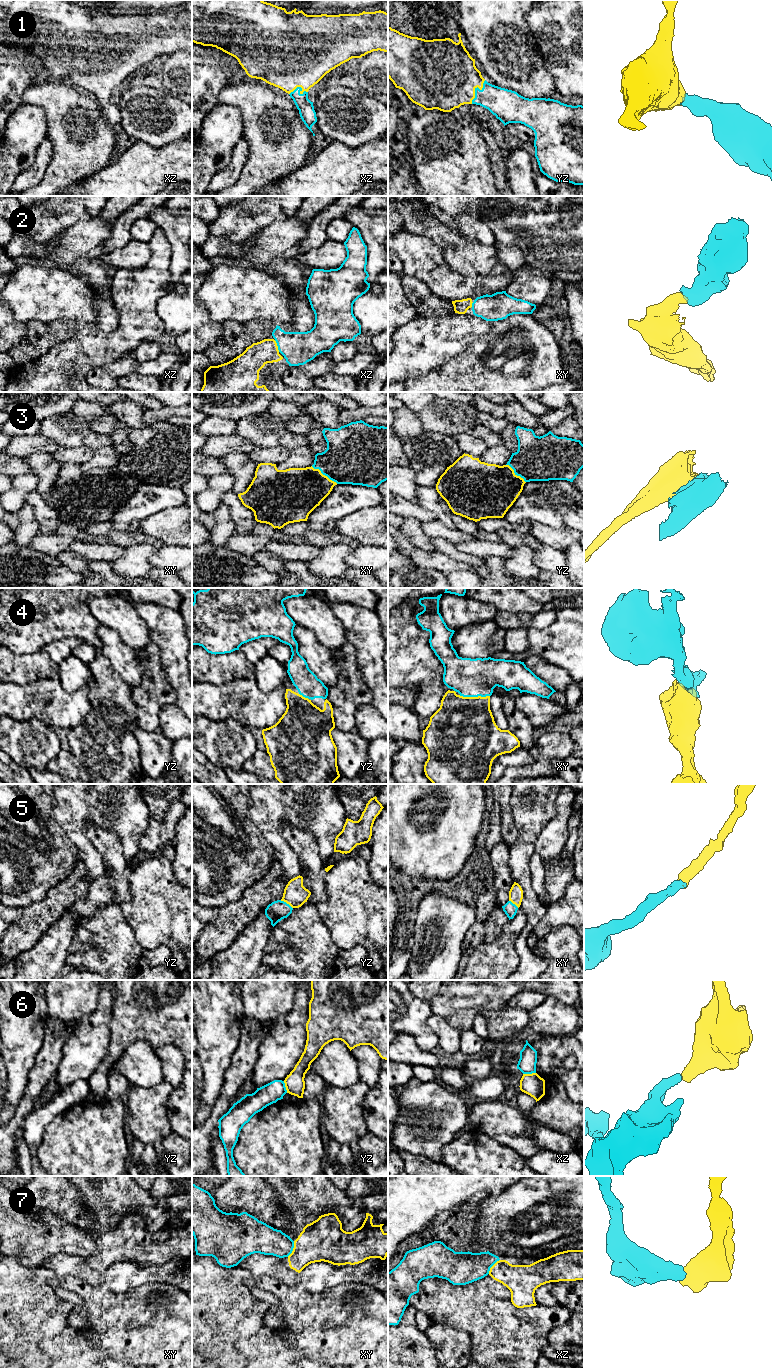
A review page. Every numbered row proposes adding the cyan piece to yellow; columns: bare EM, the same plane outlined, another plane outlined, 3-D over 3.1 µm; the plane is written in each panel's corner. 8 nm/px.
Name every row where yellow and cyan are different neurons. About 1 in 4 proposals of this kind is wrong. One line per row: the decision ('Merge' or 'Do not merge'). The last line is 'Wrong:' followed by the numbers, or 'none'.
1: Merge
2: Merge
3: Do not merge
4: Merge
5: Merge
6: Do not merge
7: Merge
Wrong: 3, 6

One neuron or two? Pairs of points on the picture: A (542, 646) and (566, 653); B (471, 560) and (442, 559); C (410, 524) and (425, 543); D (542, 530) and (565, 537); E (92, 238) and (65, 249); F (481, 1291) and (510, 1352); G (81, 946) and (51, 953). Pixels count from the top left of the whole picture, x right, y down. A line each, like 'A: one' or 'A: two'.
A: one
B: two
C: one
D: one
E: one
F: one
G: two

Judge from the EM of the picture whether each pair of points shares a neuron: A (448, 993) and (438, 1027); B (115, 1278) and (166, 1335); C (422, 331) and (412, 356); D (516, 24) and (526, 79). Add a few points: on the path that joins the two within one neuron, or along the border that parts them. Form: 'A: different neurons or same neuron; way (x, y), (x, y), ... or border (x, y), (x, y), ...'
A: different neurons; border (433, 1013), (441, 1016), (459, 1032)
B: different neurons; border (149, 1282), (123, 1292), (114, 1292), (107, 1286)
C: same neuron; way (422, 337), (416, 343), (416, 350)
D: same neuron; way (516, 38), (517, 65)

